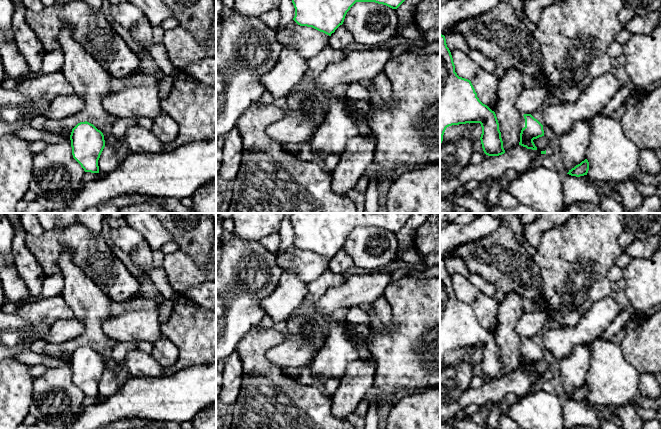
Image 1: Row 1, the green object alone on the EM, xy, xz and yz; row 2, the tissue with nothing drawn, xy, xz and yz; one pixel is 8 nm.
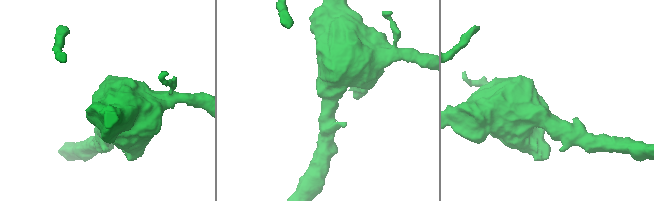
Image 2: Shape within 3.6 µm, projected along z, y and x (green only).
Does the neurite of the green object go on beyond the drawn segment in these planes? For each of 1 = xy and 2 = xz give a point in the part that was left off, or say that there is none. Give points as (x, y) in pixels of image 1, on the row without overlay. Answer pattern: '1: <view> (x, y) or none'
1: none
2: none

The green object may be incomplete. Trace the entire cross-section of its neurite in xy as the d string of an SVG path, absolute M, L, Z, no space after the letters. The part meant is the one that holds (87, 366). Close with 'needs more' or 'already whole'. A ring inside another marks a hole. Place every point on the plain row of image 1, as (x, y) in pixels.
M78 347L70 359L73 382L85 396L99 397L98 384L105 371L103 357L93 348Z; already whole

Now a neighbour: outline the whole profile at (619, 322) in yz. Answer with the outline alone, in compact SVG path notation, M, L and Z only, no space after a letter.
M621 310L619 315L614 319L611 325L600 335L599 339L604 341L613 340L614 336L624 329L625 324L629 321L632 312L629 310Z

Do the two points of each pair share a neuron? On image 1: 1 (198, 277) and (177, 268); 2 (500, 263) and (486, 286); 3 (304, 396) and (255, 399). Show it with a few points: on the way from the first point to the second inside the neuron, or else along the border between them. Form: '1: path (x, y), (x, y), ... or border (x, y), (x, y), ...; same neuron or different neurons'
1: path (193, 274), (182, 271); same neuron
2: border (470, 272), (480, 274), (489, 280), (497, 290); different neurons
3: path (292, 399), (267, 399); same neuron

